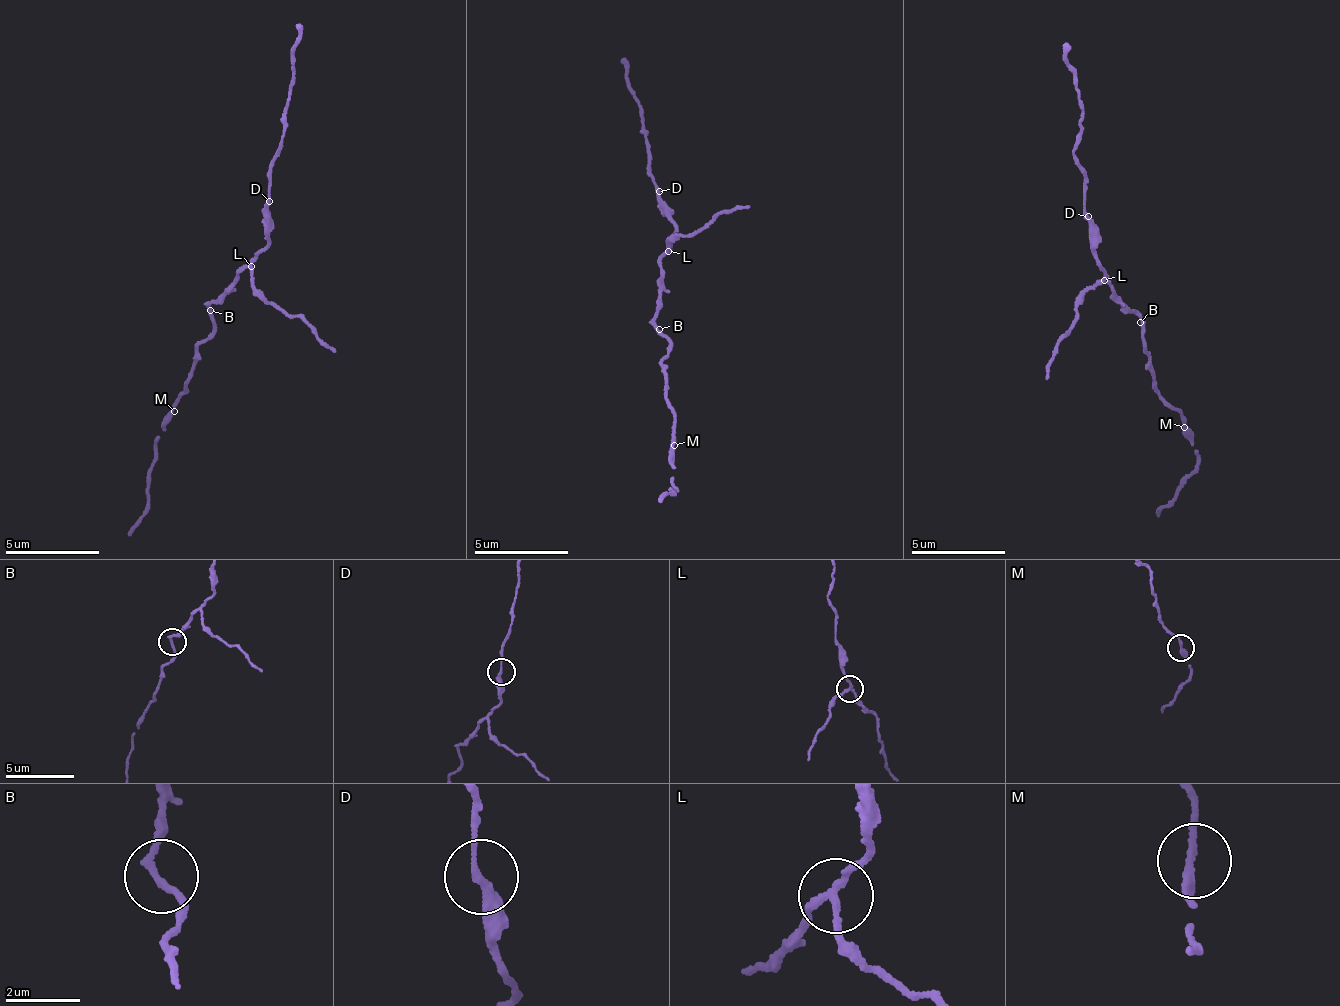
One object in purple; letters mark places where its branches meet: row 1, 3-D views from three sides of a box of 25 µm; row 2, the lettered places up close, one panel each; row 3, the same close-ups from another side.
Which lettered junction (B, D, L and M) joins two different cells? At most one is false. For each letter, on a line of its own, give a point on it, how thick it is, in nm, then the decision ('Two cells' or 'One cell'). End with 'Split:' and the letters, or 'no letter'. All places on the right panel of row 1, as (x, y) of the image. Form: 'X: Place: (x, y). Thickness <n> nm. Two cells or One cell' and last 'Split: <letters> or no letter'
B: Place: (1140, 322). Thickness 180 nm. One cell
D: Place: (1088, 216). Thickness 180 nm. One cell
L: Place: (1104, 280). Thickness 170 nm. Two cells
M: Place: (1184, 427). Thickness 240 nm. One cell
Split: L

